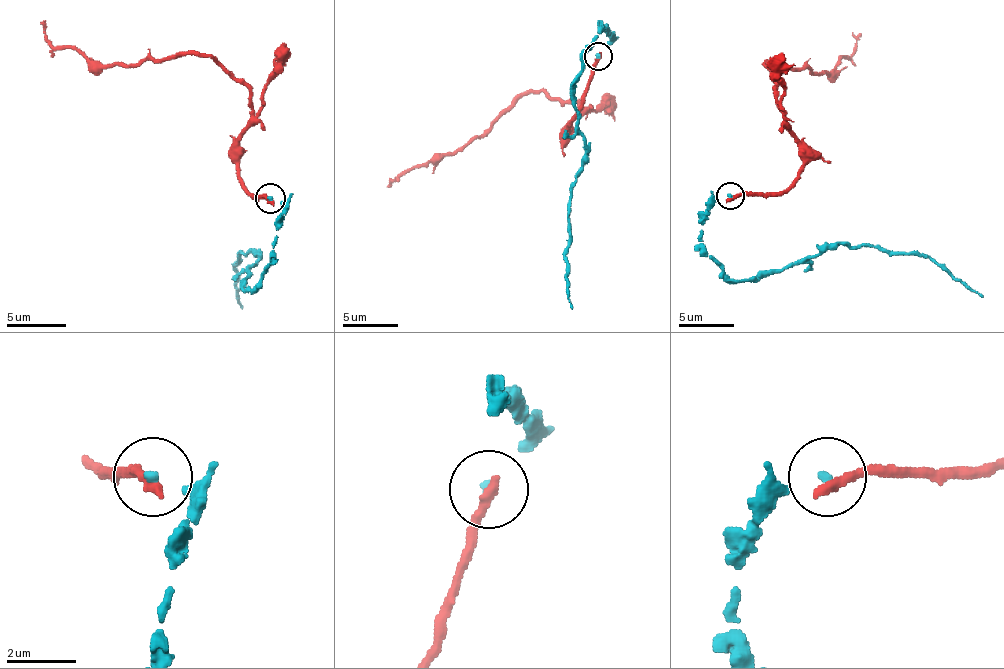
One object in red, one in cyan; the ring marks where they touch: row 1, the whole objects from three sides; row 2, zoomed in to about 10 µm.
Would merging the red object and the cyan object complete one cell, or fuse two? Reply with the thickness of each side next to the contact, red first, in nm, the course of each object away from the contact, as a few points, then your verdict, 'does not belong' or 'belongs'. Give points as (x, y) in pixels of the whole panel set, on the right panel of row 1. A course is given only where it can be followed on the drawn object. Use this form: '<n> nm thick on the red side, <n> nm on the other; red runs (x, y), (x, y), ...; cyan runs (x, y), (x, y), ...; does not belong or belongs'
320 nm thick on the red side, 170 nm on the other; red runs (729, 196), (782, 193), (804, 163), (765, 64), (828, 73), (853, 51), (853, 31); cyan runs (729, 196), (702, 223), (702, 251), (735, 281), (779, 273), (825, 248), (878, 245), (930, 256), (982, 298); does not belong

